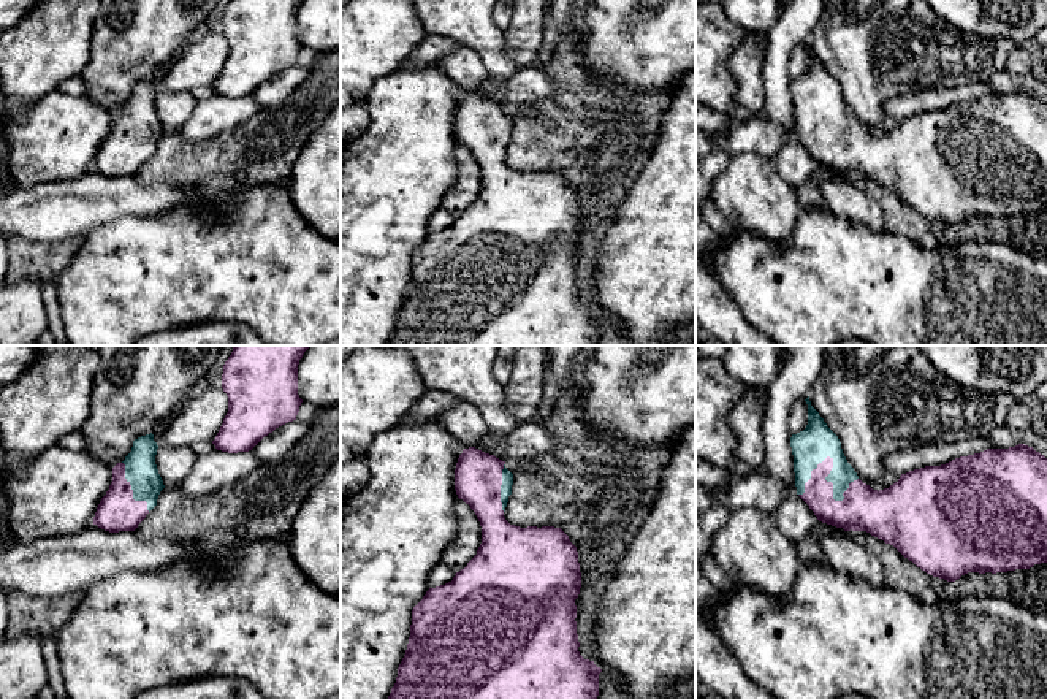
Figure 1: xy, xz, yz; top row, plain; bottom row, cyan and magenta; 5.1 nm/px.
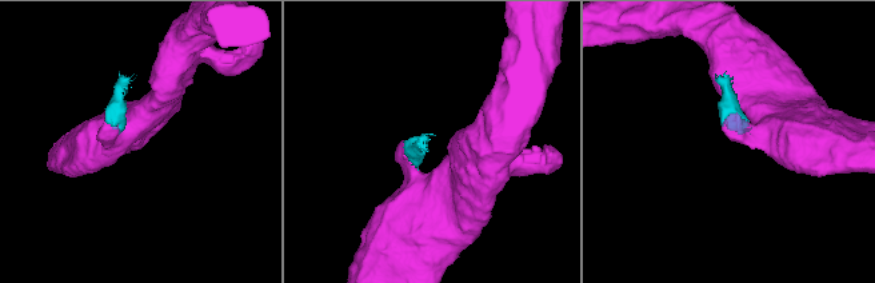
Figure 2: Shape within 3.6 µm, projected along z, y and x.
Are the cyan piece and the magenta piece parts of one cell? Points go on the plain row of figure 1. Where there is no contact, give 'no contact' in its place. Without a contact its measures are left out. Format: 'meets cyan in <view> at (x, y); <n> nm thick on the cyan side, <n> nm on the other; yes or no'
meets cyan in yz at (830, 118); 190 nm thick on the cyan side, 220 nm on the other; yes

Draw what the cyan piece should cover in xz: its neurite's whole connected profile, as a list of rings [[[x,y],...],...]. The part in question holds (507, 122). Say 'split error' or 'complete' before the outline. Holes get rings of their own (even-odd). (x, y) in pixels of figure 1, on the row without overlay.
split error; [[[475,92],[459,100],[455,135],[475,157],[482,189],[451,227],[429,233],[413,252],[407,295],[390,346],[597,346],[602,314],[578,296],[575,244],[581,233],[581,217],[577,192],[561,173],[510,170],[504,157],[512,130],[513,119],[505,106]]]

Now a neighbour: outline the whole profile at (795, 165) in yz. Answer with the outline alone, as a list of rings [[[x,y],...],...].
[[[800,141],[786,143],[775,155],[779,176],[794,189],[798,190],[819,165],[809,151]]]

